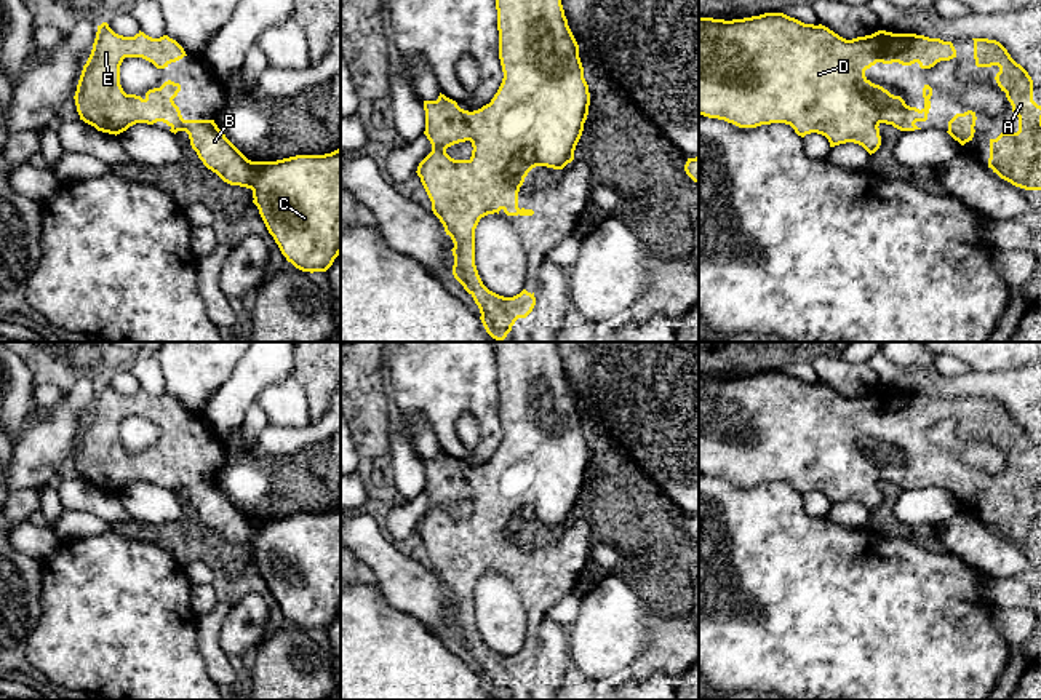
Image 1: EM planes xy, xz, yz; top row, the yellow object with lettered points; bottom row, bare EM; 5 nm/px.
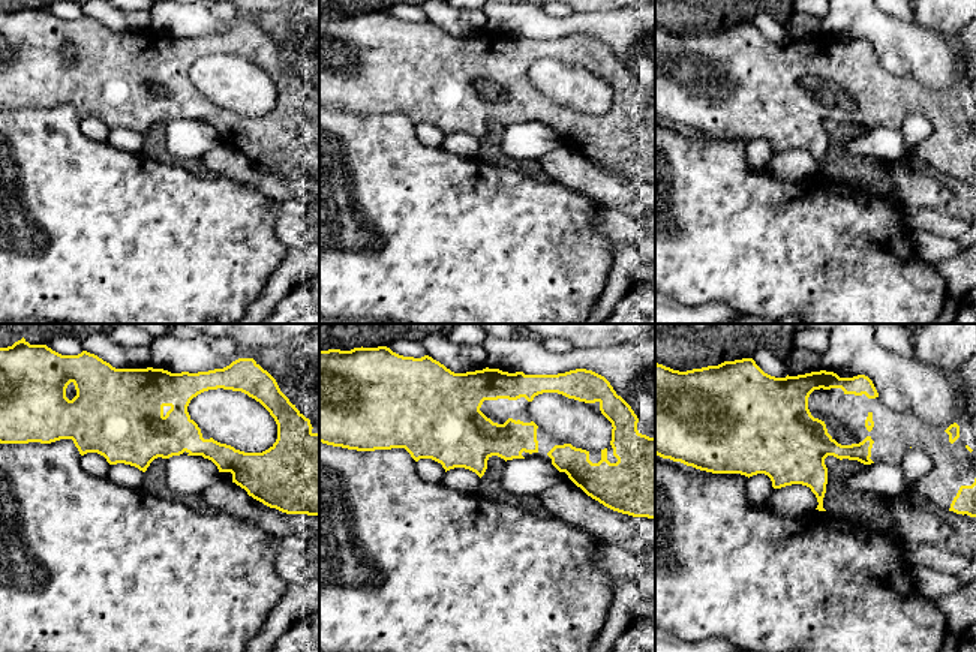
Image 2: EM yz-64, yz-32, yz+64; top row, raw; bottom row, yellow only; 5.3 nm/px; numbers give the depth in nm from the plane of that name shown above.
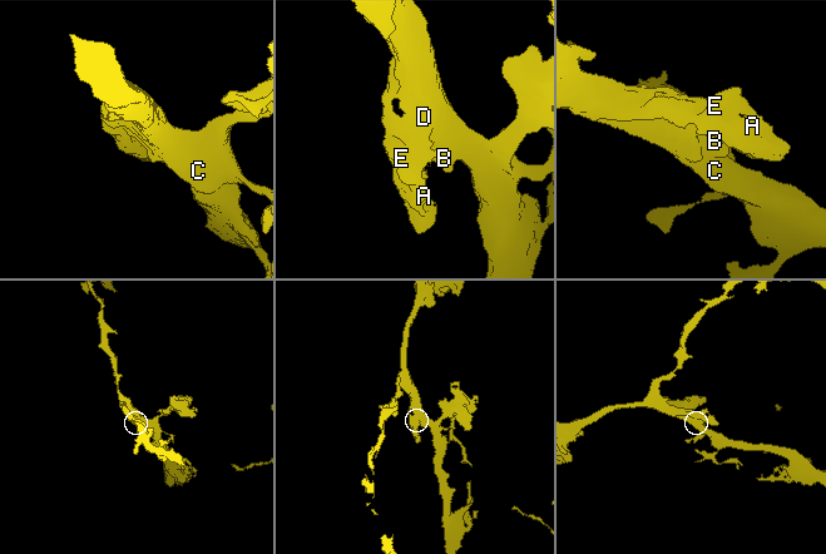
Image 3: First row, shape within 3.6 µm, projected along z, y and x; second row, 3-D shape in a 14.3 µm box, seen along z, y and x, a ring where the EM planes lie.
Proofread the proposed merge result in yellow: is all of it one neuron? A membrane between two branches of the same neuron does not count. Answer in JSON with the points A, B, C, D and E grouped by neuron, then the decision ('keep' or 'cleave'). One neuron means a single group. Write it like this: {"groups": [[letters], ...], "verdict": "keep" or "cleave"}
{"groups": [["A", "B", "C", "D", "E"]], "verdict": "keep"}

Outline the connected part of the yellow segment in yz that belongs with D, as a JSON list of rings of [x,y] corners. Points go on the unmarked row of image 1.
[[[784,371],[732,379],[699,376],[699,473],[739,486],[785,481],[801,495],[817,491],[828,497],[830,505],[854,500],[871,513],[881,503],[881,481],[900,489],[921,487],[915,481],[927,478],[932,446],[924,443],[924,465],[919,468],[871,441],[865,428],[876,420],[918,420],[921,427],[931,427],[953,416],[951,400],[916,392],[878,388],[846,398],[822,382],[804,382]]]

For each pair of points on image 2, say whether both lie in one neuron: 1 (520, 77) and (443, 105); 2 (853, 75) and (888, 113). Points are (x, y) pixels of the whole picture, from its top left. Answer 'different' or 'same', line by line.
1: same
2: same

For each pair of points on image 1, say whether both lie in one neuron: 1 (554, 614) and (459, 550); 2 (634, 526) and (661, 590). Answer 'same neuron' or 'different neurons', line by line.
1: different neurons
2: same neuron

